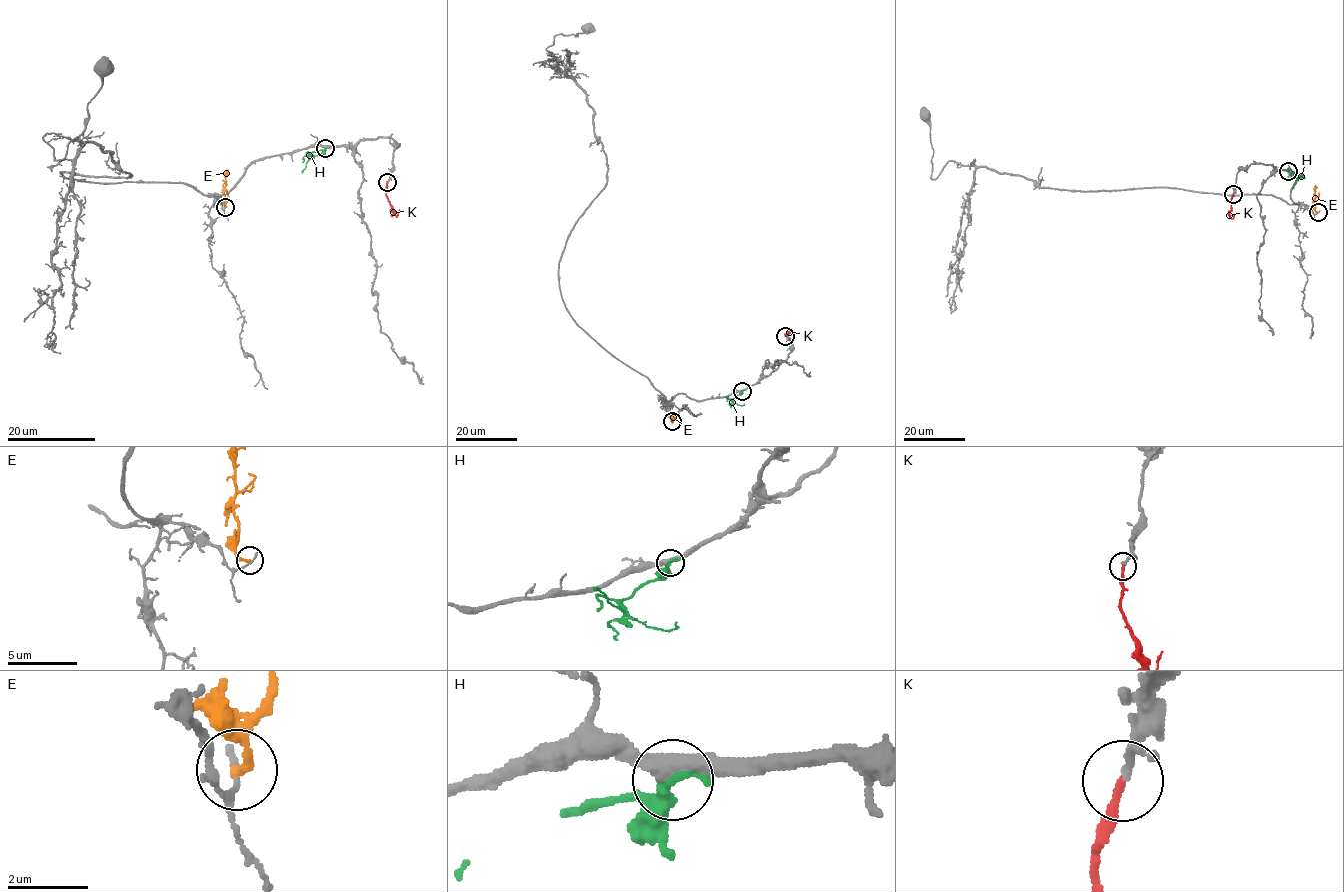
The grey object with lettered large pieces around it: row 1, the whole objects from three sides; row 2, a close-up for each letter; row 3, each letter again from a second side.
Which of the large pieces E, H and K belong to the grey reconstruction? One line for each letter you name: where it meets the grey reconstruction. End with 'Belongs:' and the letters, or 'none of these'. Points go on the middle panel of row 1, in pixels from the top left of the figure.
K: (785, 336)
Belongs: K

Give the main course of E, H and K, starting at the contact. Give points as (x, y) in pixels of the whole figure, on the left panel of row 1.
E: (224, 207), (229, 198), (225, 188), (228, 169)
H: (325, 148), (313, 151), (301, 173)
K: (387, 182), (387, 198), (396, 217), (400, 209)

